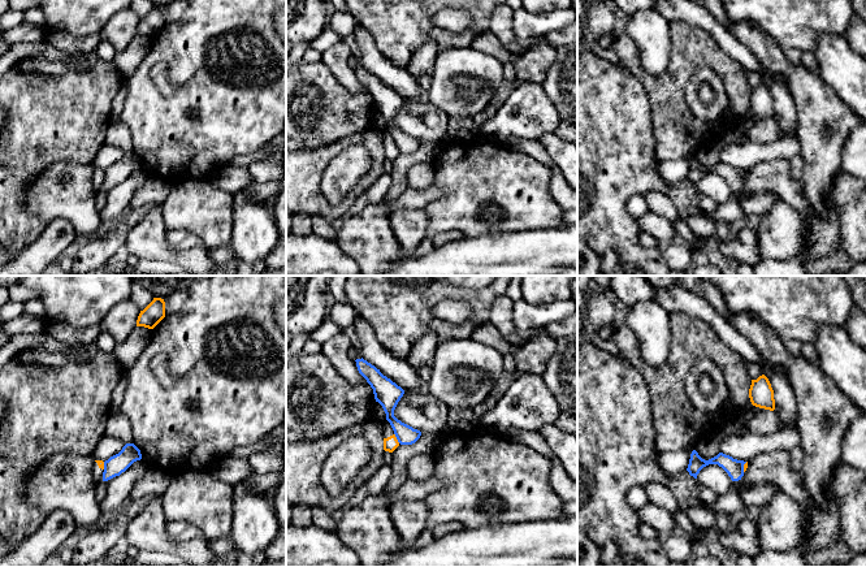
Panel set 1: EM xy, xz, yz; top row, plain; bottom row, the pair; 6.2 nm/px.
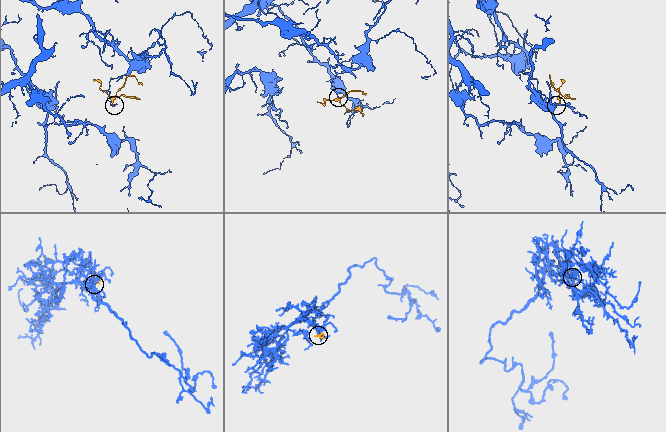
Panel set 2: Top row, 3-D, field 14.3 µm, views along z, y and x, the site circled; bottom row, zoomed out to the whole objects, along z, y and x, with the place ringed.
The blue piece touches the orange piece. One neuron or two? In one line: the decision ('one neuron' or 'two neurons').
two neurons

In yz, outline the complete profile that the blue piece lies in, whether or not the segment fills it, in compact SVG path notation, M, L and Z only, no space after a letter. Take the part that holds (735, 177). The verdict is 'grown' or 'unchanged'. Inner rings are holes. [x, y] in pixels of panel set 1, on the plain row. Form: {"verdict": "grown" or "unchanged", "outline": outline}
{"verdict": "unchanged", "outline": "M693 159L690 163L690 168L689 168L687 179L689 181L690 185L697 187L697 183L700 182L700 179L703 176L706 176L709 173L718 173L728 182L728 185L731 186L732 190L739 190L744 185L744 173L745 172L746 170L733 168L732 165L726 164L723 161L719 161L716 165L714 165L709 169L705 169L698 164L698 161L696 159Z"}

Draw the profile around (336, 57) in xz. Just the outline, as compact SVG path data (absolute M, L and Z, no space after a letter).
M337 43L321 53L321 61L332 70L337 81L352 92L367 91L359 82L356 70L348 65L351 48L345 43Z

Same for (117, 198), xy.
M140 168L134 170L125 181L105 190L105 207L100 212L103 221L117 221L129 209L133 194L144 185L148 173Z

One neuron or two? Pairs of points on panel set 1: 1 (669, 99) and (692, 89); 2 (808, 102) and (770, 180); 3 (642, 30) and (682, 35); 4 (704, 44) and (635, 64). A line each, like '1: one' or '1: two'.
1: two
2: two
3: two
4: one

